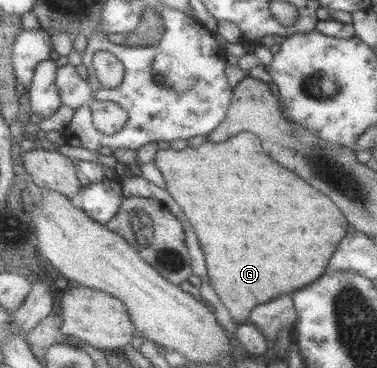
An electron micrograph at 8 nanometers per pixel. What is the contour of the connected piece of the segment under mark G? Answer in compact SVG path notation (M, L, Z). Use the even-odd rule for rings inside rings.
M240 132L236 136L232 136L230 140L221 142L220 144L206 140L197 147L187 147L184 150L174 150L169 147L167 150L160 150L157 153L154 161L158 170L166 180L166 187L175 198L176 202L182 206L184 214L188 216L188 220L192 222L202 248L208 256L208 270L210 270L210 282L218 292L218 298L222 298L221 303L226 307L233 320L238 324L244 324L251 319L252 312L261 305L271 302L272 300L281 298L282 295L288 295L290 292L308 287L313 282L316 282L329 268L329 262L334 256L336 250L339 249L339 244L344 240L344 237L353 231L350 222L342 210L320 190L316 190L314 186L310 186L308 182L304 182L300 176L296 176L294 172L290 172L288 168L280 166L278 162L274 162L262 148L262 139L253 132Z

